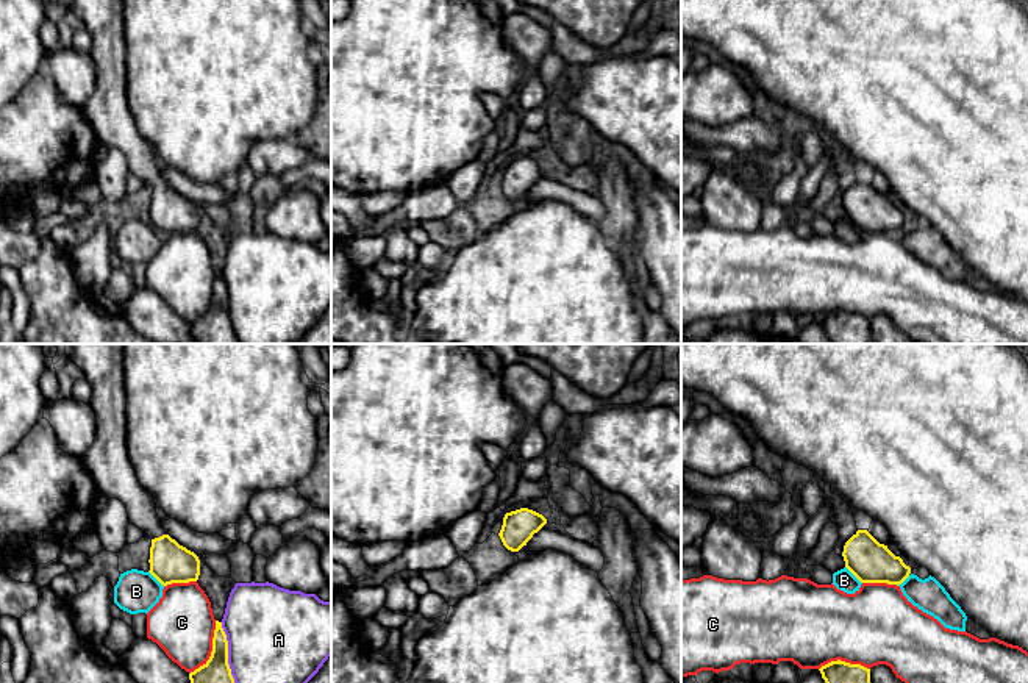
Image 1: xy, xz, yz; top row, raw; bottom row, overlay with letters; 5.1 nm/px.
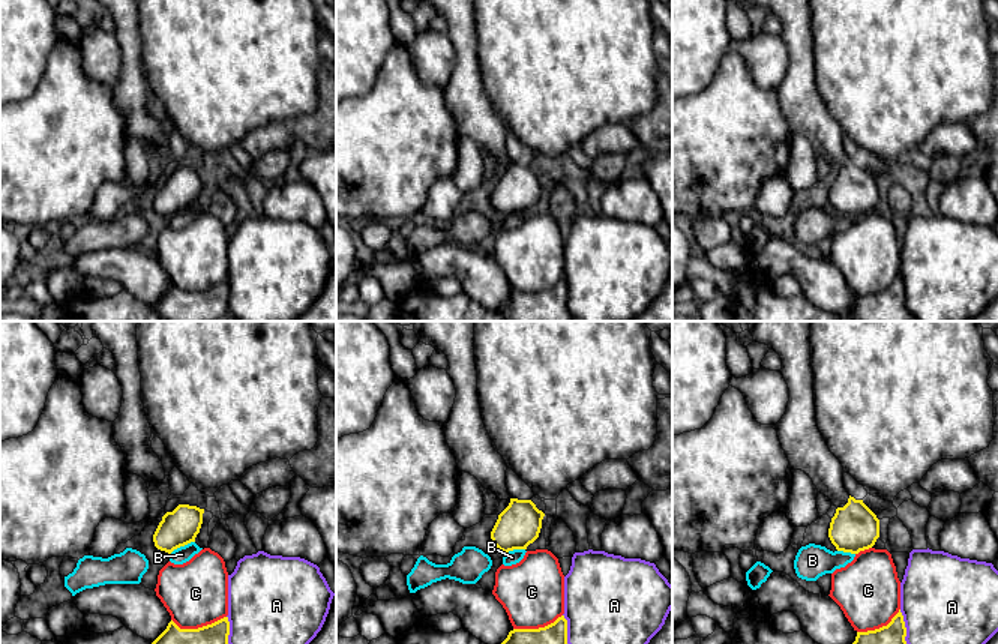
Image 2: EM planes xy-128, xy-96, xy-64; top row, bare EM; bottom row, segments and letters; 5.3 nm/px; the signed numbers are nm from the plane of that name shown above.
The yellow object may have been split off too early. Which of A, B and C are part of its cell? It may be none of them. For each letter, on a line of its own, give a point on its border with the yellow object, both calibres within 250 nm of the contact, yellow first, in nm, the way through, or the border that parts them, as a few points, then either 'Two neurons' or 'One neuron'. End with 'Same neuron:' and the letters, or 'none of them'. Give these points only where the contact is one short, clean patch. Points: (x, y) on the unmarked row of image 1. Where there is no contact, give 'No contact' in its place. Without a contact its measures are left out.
A: Touches yellow at xy (227, 308). Thickness 200 nm (yellow) against 480 nm. Two neurons
B: Touches yellow at yz (853, 224). Thickness 220 nm (yellow) against 110 nm. Two neurons
C: Touches yellow at xy (213, 299). Thickness 200 nm (yellow) against 320 nm. Two neurons
Same neuron: none of them

